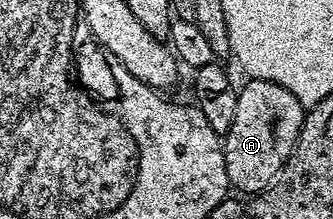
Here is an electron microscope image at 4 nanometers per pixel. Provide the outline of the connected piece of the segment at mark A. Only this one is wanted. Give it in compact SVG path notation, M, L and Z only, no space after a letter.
M260 78L248 81L248 86L238 91L237 112L233 115L233 128L222 139L223 159L227 165L227 181L232 187L244 190L247 196L254 196L281 172L281 168L295 150L295 143L299 141L301 124L305 117L305 108L285 88L281 88L272 82L266 82Z

